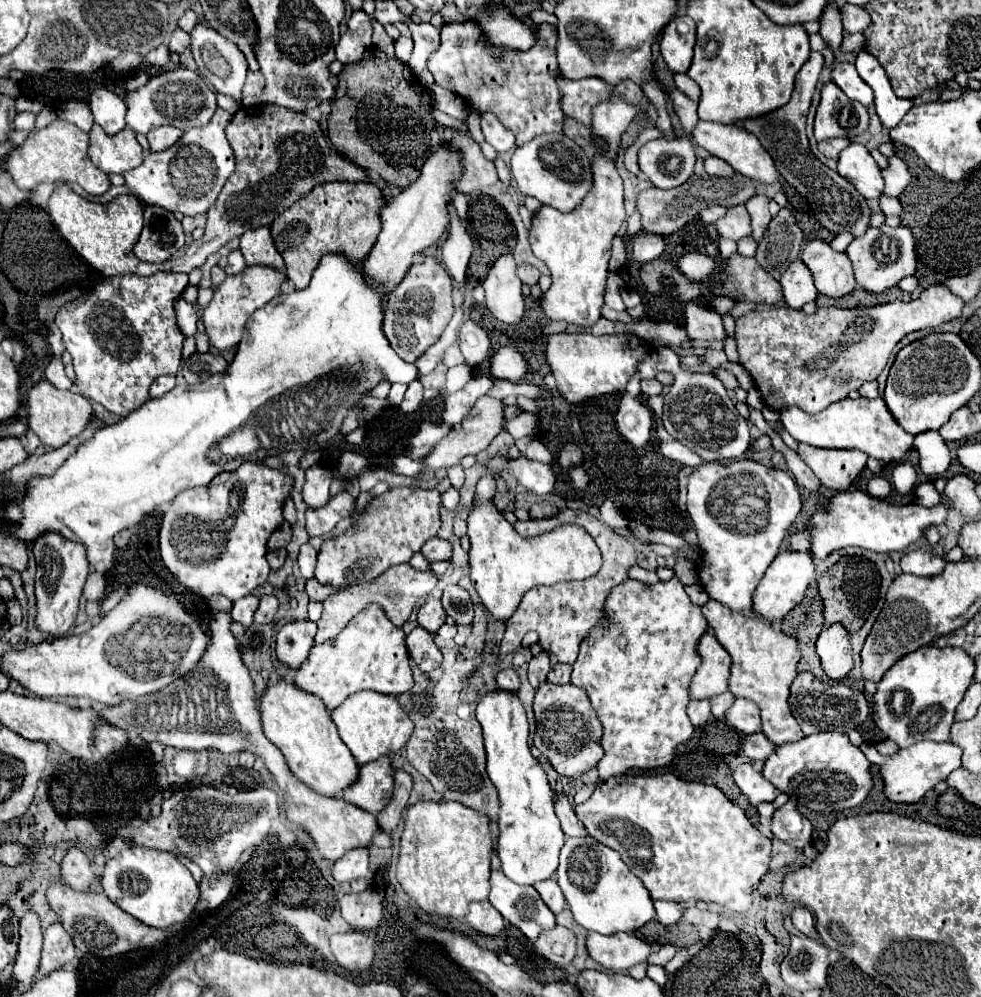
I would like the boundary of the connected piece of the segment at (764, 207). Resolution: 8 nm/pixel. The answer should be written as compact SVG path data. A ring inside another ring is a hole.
M762 195L752 197L746 203L746 209L748 209L750 217L752 217L752 235L750 237L754 241L760 241L766 227L768 227L768 223L770 223L770 219L772 219L772 215L768 211L768 197L762 197Z

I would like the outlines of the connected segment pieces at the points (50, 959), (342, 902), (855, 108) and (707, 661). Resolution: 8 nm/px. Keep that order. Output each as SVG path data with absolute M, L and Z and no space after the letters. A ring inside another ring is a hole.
M62 923L50 925L48 929L44 929L44 947L42 947L42 957L40 957L36 979L46 977L52 971L58 971L70 965L74 957L76 957L76 947L72 943L72 937L62 927Z
M374 889L362 893L346 893L338 901L342 917L352 925L352 929L372 929L382 919L382 899Z
M826 83L822 89L822 101L814 119L814 137L816 141L824 141L830 137L846 137L854 139L868 129L868 111L862 103L848 99L842 89L834 83ZM852 111L858 117L854 127L844 127L840 123L840 113Z
M708 629L704 639L700 639L700 657L702 665L698 667L692 683L690 697L692 699L710 699L728 691L730 679L730 655L718 643L714 633Z

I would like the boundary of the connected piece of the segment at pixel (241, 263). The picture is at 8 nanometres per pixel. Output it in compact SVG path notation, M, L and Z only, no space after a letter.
M238 249L230 251L230 255L228 255L228 265L226 265L226 269L224 269L224 271L226 271L226 275L240 273L244 267L246 267L246 261L244 261L242 253L240 253Z

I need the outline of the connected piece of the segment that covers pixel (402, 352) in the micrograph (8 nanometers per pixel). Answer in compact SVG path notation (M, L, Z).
M426 257L422 265L412 265L398 287L392 291L392 297L384 303L384 333L398 353L400 359L414 363L436 339L442 335L444 327L454 315L452 307L452 279L446 269L432 257Z

